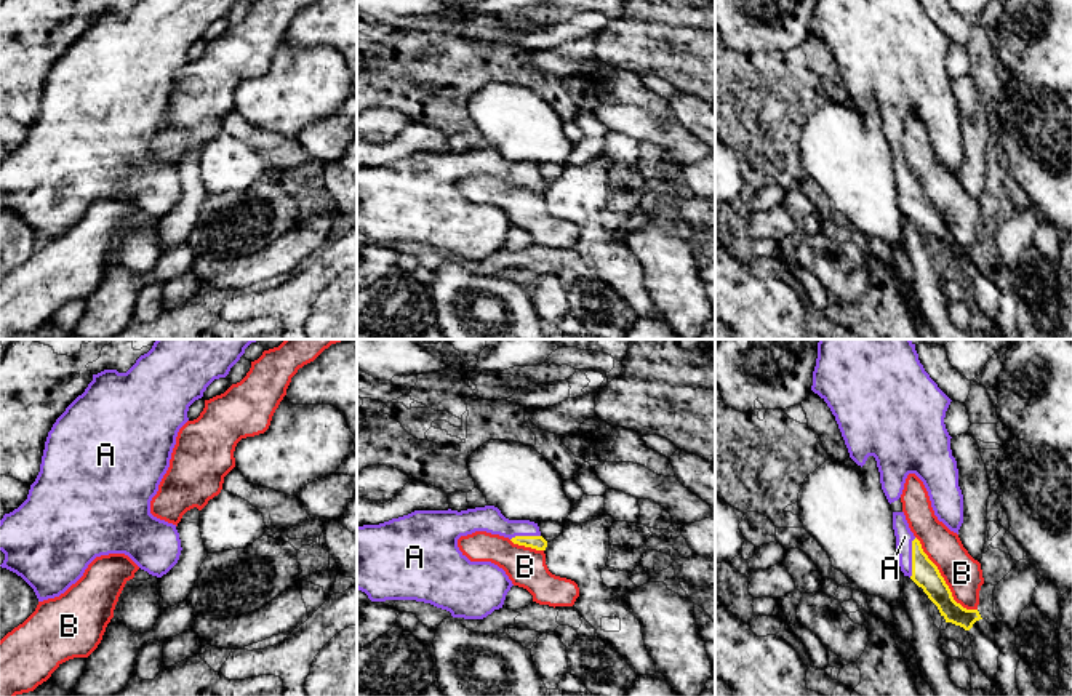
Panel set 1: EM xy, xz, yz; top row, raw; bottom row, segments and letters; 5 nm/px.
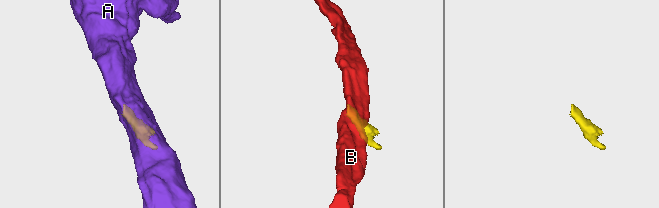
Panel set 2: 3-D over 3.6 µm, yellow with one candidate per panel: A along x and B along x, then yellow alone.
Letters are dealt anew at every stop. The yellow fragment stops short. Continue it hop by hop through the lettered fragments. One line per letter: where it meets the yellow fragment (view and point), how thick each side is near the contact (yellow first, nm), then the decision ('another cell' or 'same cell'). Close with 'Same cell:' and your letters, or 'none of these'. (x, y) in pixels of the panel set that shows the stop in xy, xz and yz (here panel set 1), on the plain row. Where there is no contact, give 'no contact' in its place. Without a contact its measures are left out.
A: yz (912, 199) | 140/90 nm | same cell
B: yz (943, 221) | 140/190 nm | another cell
Same cell: A

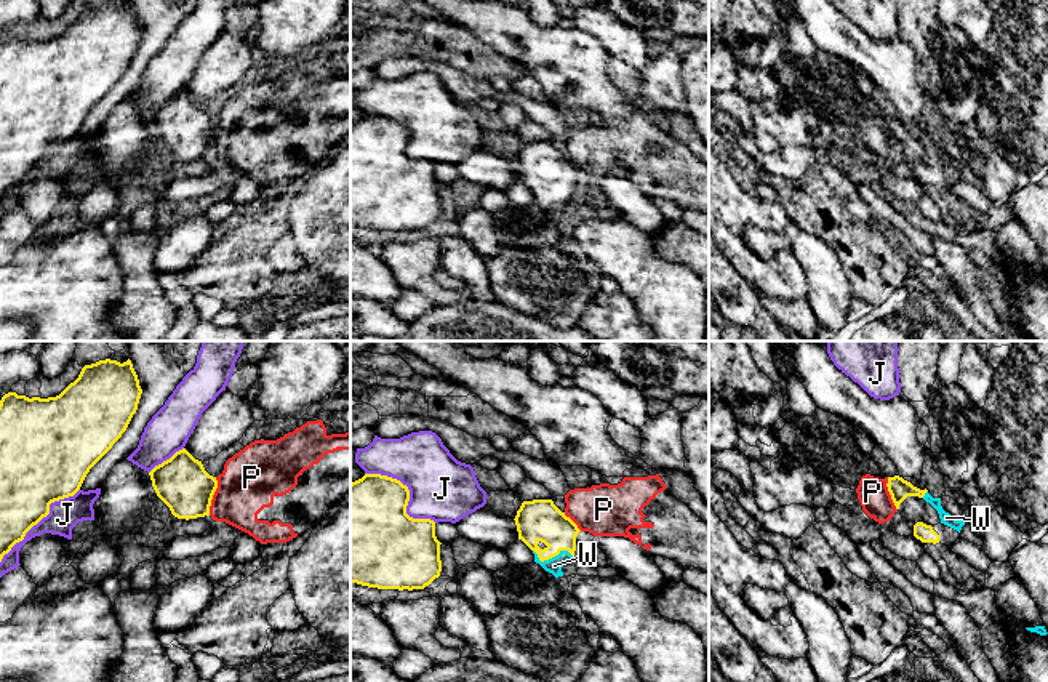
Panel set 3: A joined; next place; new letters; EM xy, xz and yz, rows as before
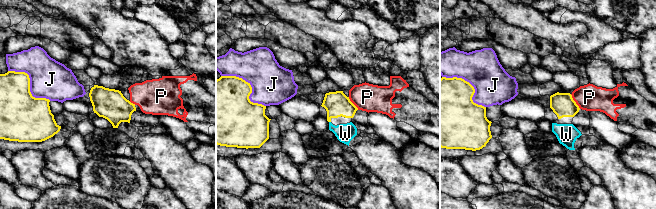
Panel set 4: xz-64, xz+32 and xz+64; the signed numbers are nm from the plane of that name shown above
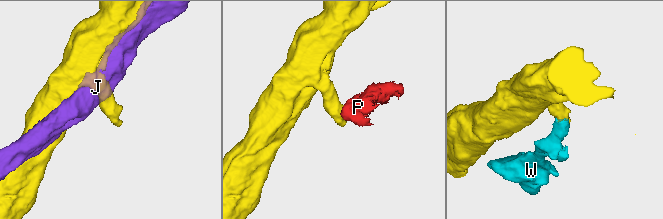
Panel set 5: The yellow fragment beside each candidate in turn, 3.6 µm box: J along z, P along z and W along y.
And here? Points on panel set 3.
J: xz (408, 135) | 400/320 nm | another cell
P: xy (212, 138) | 280/300 nm | another cell
W: xz (552, 197) | 200/80 nm | same cell
Same cell: W

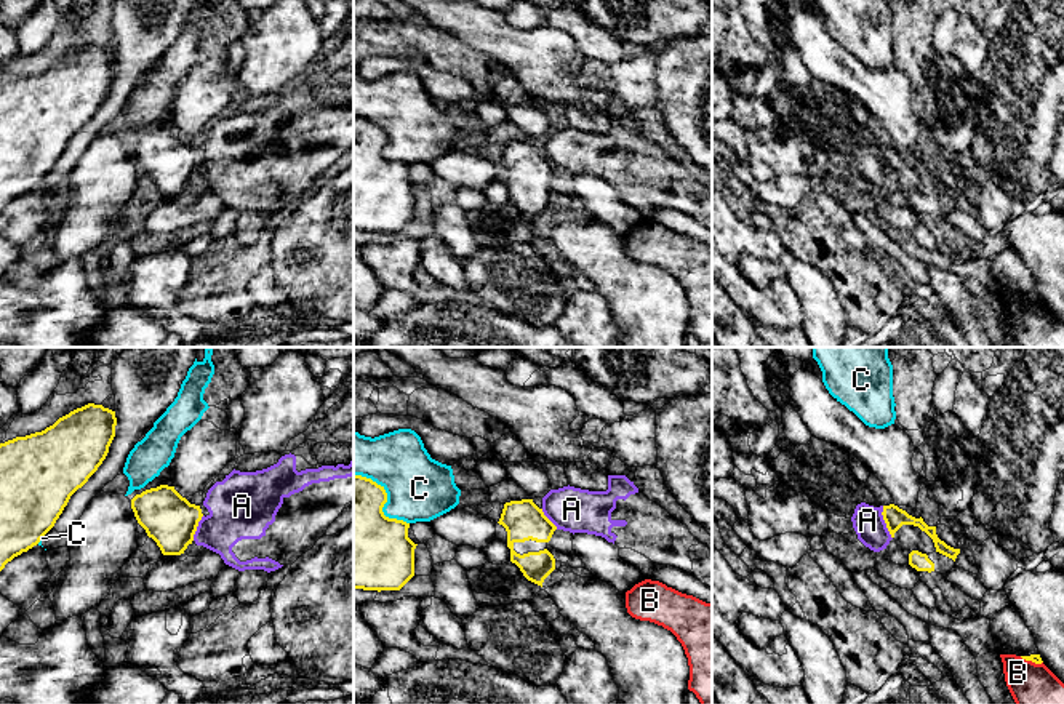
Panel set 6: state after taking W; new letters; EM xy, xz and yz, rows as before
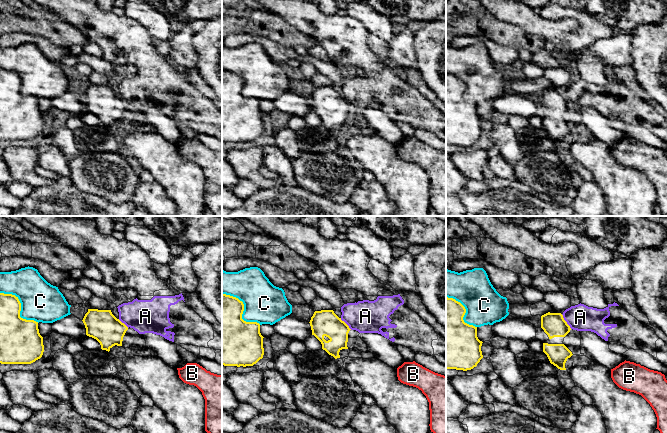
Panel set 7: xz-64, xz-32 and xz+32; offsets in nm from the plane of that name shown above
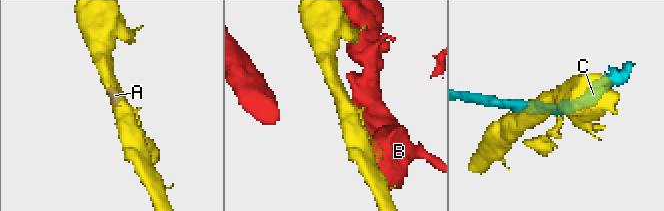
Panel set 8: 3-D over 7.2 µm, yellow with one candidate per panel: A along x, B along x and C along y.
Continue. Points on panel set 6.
A: yz (885, 164) | 110/160 nm | another cell
B: yz (1031, 301) | 50/260 nm | another cell
C: xz (386, 141) | 380/320 nm | another cell
Same cell: none of these

